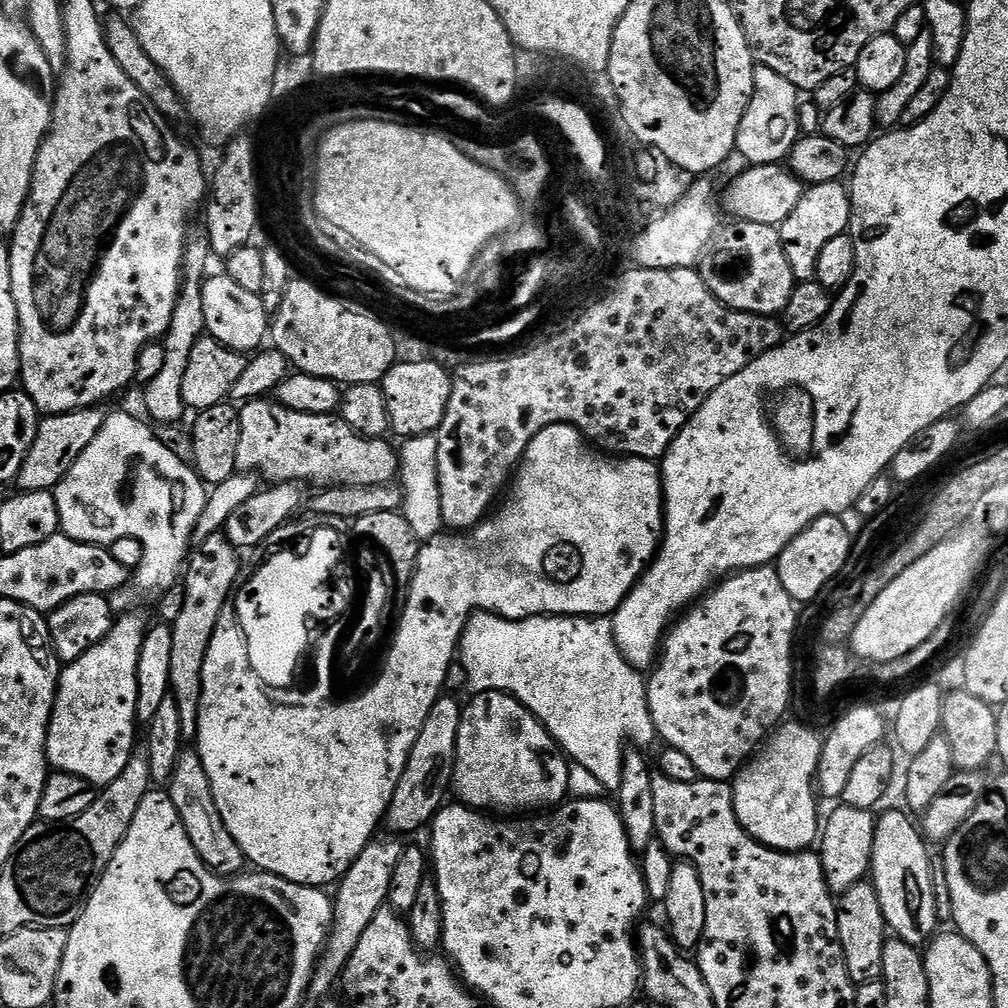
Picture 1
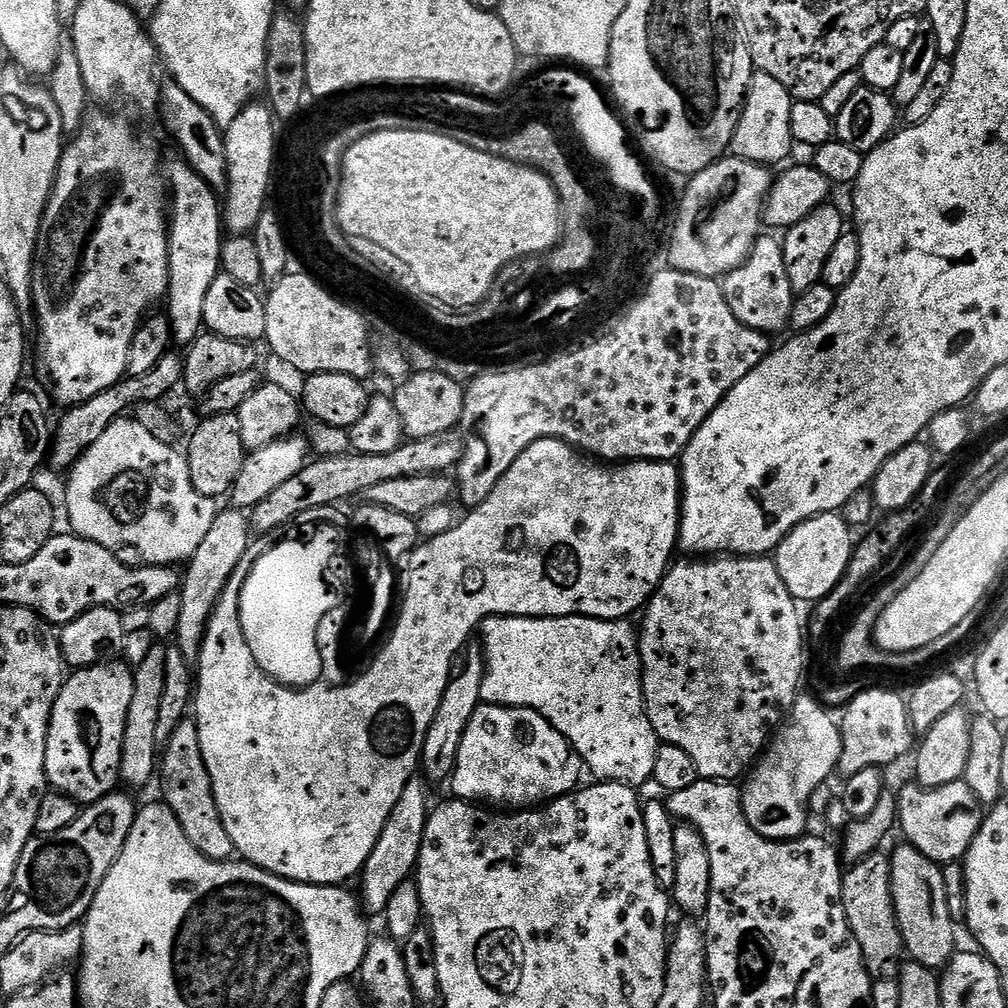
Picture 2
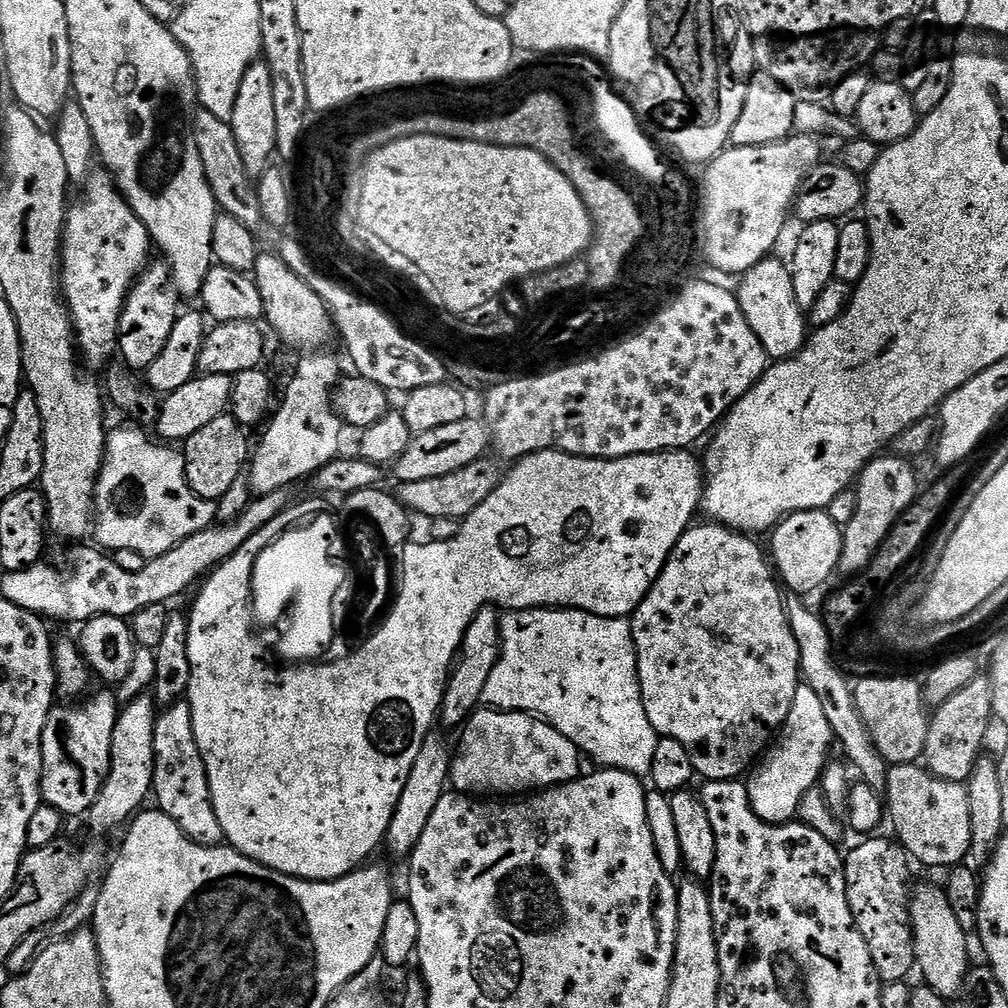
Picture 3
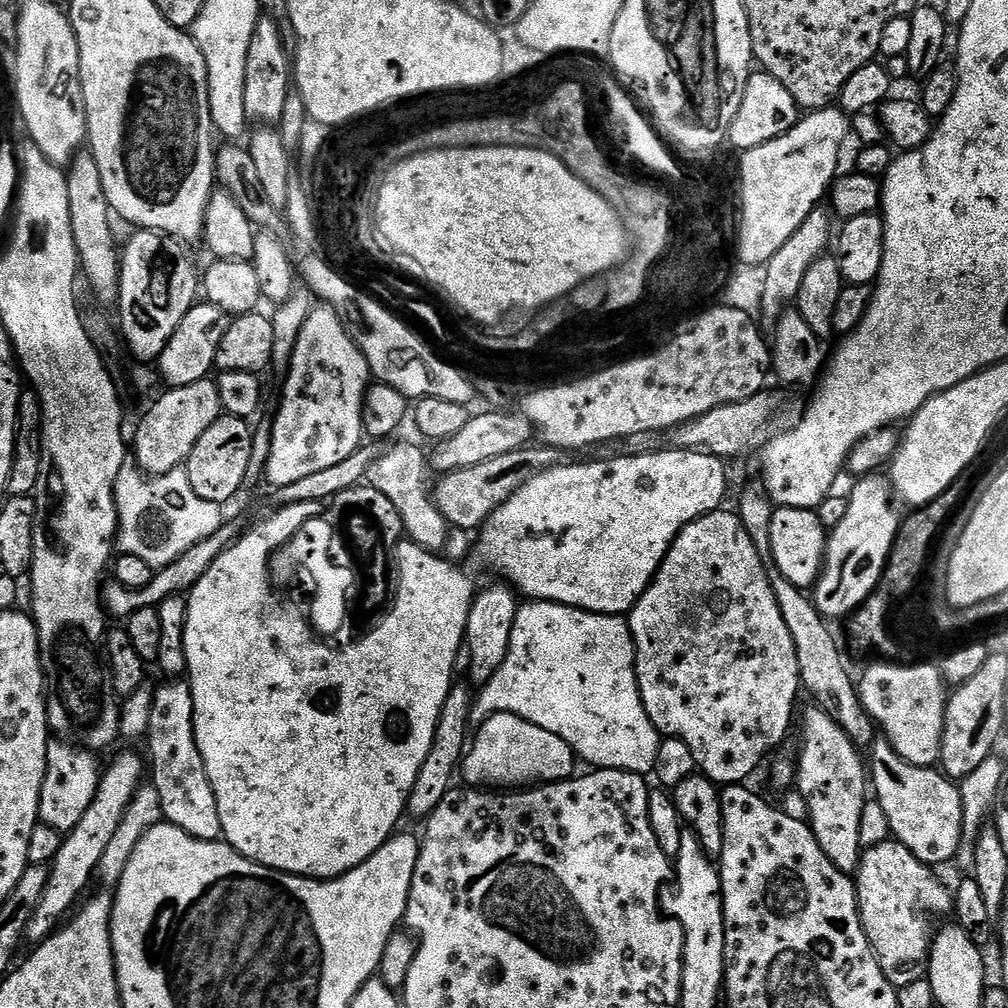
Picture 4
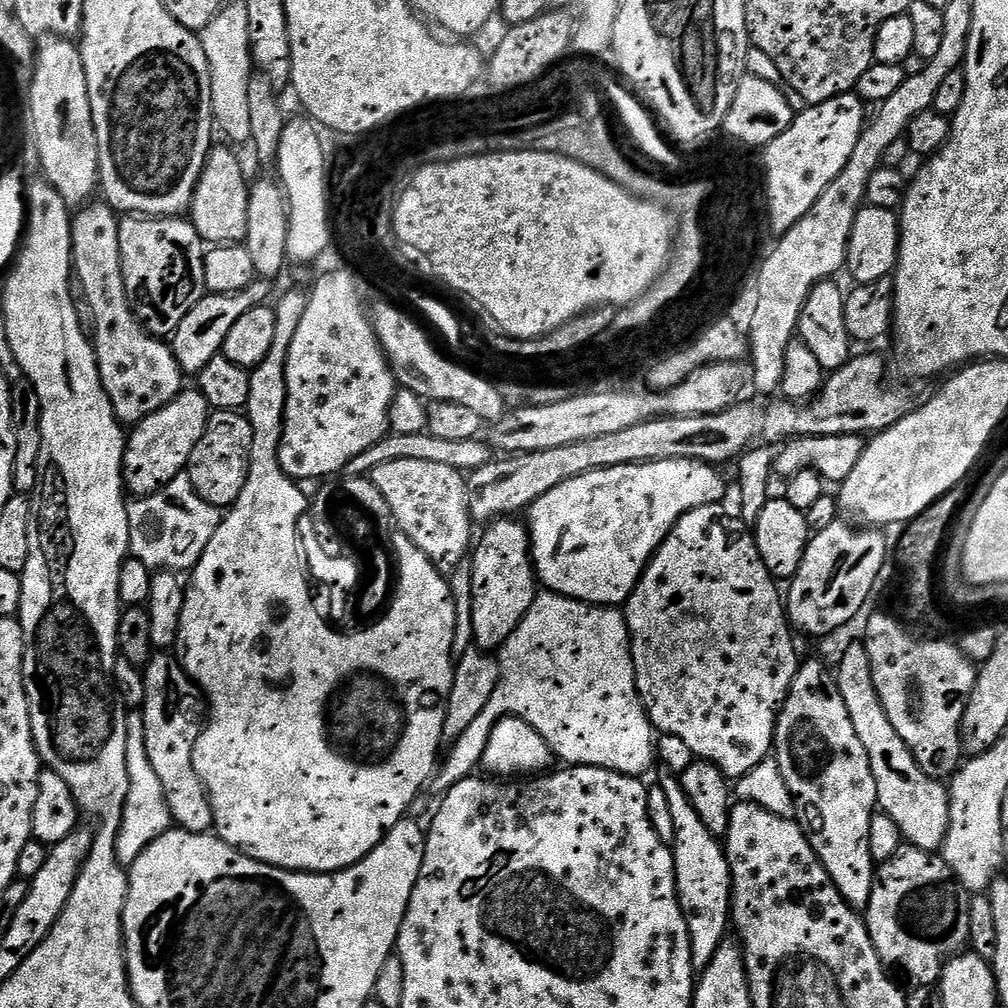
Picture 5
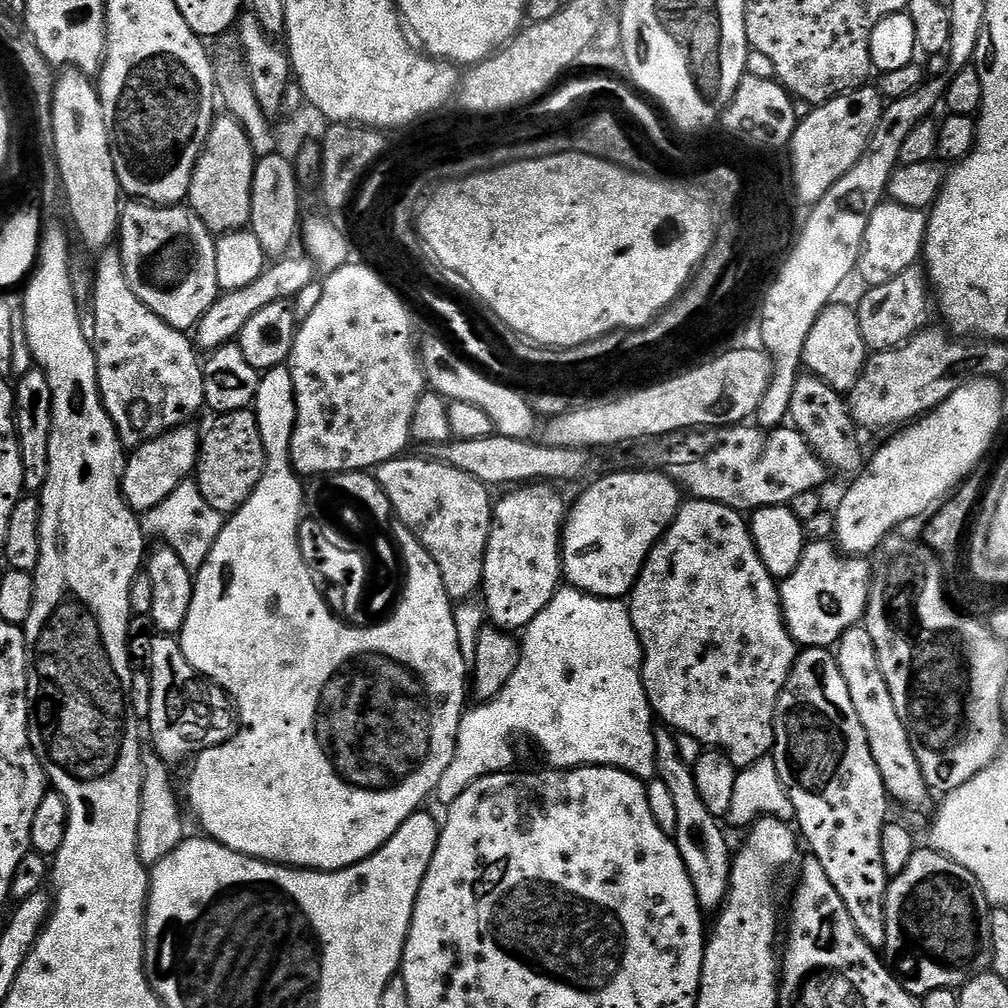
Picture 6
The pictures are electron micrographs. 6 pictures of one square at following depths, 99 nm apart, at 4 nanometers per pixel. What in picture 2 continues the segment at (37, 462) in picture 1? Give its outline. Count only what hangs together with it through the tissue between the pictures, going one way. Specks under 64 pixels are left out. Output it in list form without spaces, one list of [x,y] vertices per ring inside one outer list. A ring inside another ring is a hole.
[[[170,350],[162,358],[162,362],[158,362],[158,366],[154,366],[154,370],[148,371],[146,374],[138,374],[137,376],[128,376],[119,380],[114,386],[110,386],[110,390],[102,390],[102,394],[98,394],[94,398],[90,398],[85,404],[77,404],[69,407],[68,412],[60,420],[60,425],[55,425],[54,435],[50,440],[50,464],[56,468],[71,469],[72,465],[83,456],[86,450],[90,450],[90,446],[94,446],[94,442],[98,442],[98,438],[102,438],[102,430],[106,430],[106,426],[110,426],[113,420],[121,419],[125,415],[124,412],[133,406],[144,402],[145,400],[163,401],[167,392],[172,392],[184,379],[184,358],[183,355],[176,350]]]

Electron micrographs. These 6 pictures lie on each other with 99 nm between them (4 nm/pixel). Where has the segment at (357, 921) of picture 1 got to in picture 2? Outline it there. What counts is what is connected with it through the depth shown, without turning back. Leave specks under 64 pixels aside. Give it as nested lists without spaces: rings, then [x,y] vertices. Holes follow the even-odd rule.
[[[420,774],[413,776],[410,782],[406,782],[406,790],[402,790],[402,798],[398,798],[398,806],[390,810],[390,818],[370,858],[366,858],[364,871],[358,877],[358,883],[360,883],[358,896],[362,901],[363,911],[369,917],[379,917],[384,913],[386,902],[390,902],[394,890],[398,890],[398,886],[409,883],[410,877],[415,873],[430,811],[428,788],[430,788],[429,781]]]

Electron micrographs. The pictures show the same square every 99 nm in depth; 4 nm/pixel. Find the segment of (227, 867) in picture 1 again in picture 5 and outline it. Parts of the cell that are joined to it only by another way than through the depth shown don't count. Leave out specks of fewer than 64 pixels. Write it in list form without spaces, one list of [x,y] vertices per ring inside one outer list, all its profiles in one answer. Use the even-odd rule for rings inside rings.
[[[172,654],[153,655],[148,667],[143,669],[144,677],[144,702],[142,711],[144,714],[144,733],[146,734],[146,754],[150,758],[150,766],[154,766],[154,771],[158,773],[158,778],[162,781],[162,791],[166,794],[166,804],[170,806],[172,823],[177,829],[186,832],[211,833],[215,829],[214,806],[208,797],[206,786],[202,778],[194,770],[194,763],[189,759],[191,756],[191,740],[195,739],[196,726],[192,724],[192,714],[198,714],[198,696],[192,692],[192,686],[184,679],[183,673],[177,667],[178,659]]]

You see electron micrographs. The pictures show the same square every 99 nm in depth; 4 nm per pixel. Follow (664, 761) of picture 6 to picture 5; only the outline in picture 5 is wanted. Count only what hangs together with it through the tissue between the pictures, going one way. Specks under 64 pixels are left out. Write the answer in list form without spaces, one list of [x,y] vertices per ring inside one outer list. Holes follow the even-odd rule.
[[[672,774],[665,777],[662,787],[666,790],[666,802],[670,802],[670,814],[674,817],[674,842],[670,847],[676,867],[676,889],[690,930],[692,964],[698,970],[704,970],[725,943],[727,936],[724,935],[730,932],[732,874],[728,853],[718,837],[706,830],[679,779]]]

